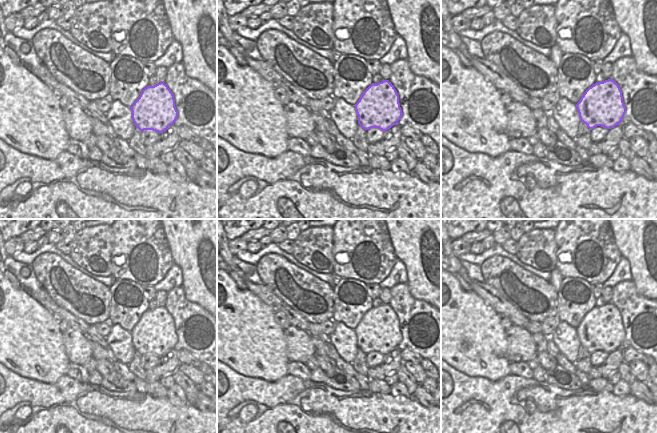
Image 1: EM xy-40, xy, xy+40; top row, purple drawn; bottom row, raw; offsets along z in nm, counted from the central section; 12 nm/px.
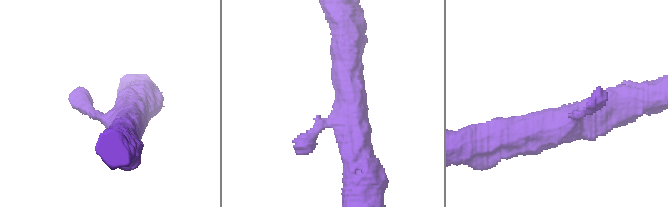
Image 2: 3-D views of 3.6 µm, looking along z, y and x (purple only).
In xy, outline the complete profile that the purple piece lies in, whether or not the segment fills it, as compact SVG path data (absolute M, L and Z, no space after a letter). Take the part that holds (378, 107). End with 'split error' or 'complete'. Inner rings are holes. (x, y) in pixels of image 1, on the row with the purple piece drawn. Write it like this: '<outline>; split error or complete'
M388 80L372 83L355 104L355 110L363 129L379 128L384 132L398 125L403 115L399 95Z; complete

